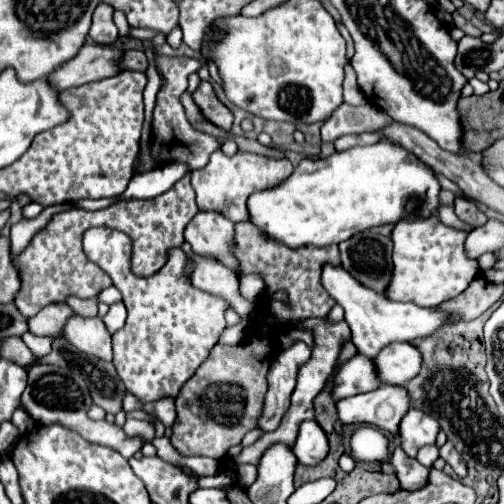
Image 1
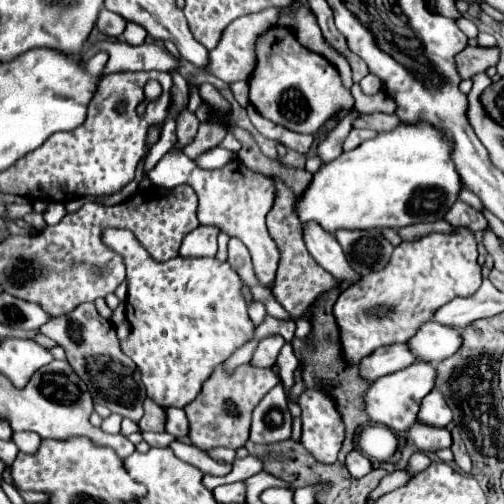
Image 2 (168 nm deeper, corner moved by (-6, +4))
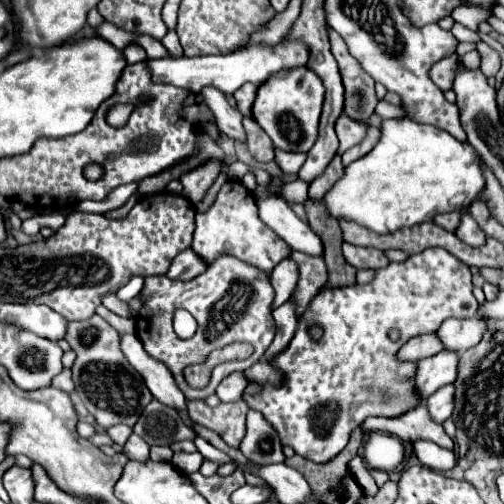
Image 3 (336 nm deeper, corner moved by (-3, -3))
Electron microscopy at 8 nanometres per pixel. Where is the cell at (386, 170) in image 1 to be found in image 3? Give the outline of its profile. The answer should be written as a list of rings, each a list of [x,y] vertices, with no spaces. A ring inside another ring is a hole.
[[[385,119],[381,131],[383,135],[379,143],[365,157],[345,167],[345,175],[325,195],[325,207],[335,219],[355,221],[375,233],[393,233],[401,227],[431,221],[437,213],[461,211],[479,199],[479,193],[485,187],[485,179],[481,171],[481,159],[471,143],[461,143],[443,129],[411,119]]]

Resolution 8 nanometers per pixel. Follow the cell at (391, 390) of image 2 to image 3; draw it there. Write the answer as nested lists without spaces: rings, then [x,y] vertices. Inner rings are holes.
[[[447,349],[441,351],[439,355],[421,359],[415,377],[415,387],[421,393],[421,397],[427,399],[439,387],[453,383],[457,375],[457,365],[459,365],[459,353]]]

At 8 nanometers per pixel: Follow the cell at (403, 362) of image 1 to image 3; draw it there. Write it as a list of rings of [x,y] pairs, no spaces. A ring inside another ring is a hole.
[[[483,317],[447,319],[437,329],[437,335],[441,337],[445,349],[461,353],[467,351],[469,347],[475,347],[483,337],[483,331],[487,331],[487,321]]]

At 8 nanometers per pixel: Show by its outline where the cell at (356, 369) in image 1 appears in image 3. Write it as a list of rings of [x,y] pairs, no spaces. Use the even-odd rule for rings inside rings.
[[[429,333],[429,335],[419,335],[419,337],[409,339],[401,347],[399,359],[405,359],[405,361],[421,361],[423,357],[431,357],[431,355],[435,355],[439,351],[443,351],[441,339],[435,333]]]

